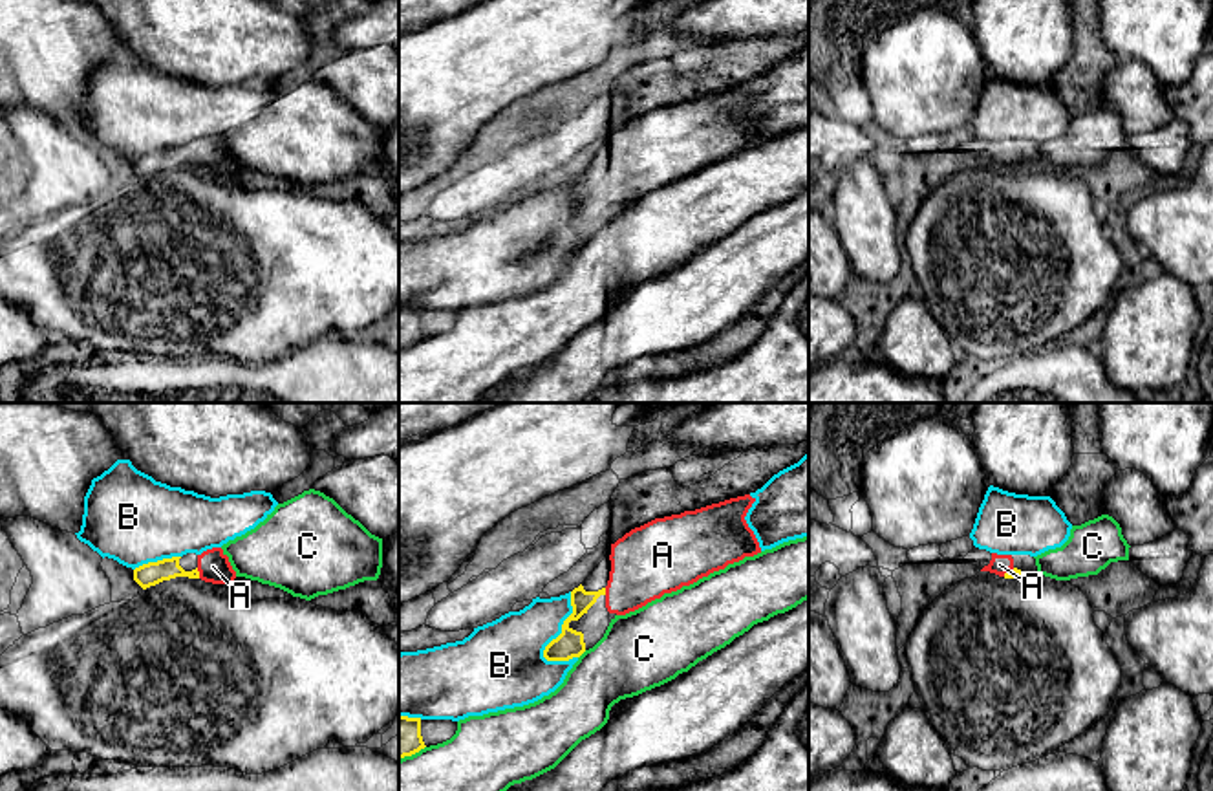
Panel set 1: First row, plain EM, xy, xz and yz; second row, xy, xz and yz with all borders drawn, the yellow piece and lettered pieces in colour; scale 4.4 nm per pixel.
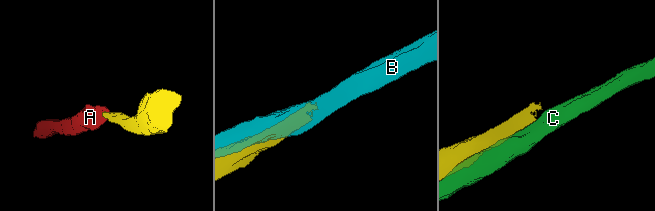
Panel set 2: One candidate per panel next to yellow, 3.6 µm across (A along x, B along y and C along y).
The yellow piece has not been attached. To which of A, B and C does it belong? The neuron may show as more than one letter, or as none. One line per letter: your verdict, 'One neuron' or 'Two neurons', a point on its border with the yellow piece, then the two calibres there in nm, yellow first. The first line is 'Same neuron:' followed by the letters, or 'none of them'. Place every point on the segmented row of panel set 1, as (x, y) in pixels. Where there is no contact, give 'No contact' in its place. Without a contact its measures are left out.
Same neuron: A
A: One neuron. Touches yellow at xy (198, 574). Thickness 100 nm (yellow) against 140 nm
B: Two neurons. Touches yellow at xz (562, 627). Thickness 120 nm (yellow) against 280 nm
C: Two neurons. Touches yellow at xz (582, 652). Thickness 120 nm (yellow) against 340 nm

